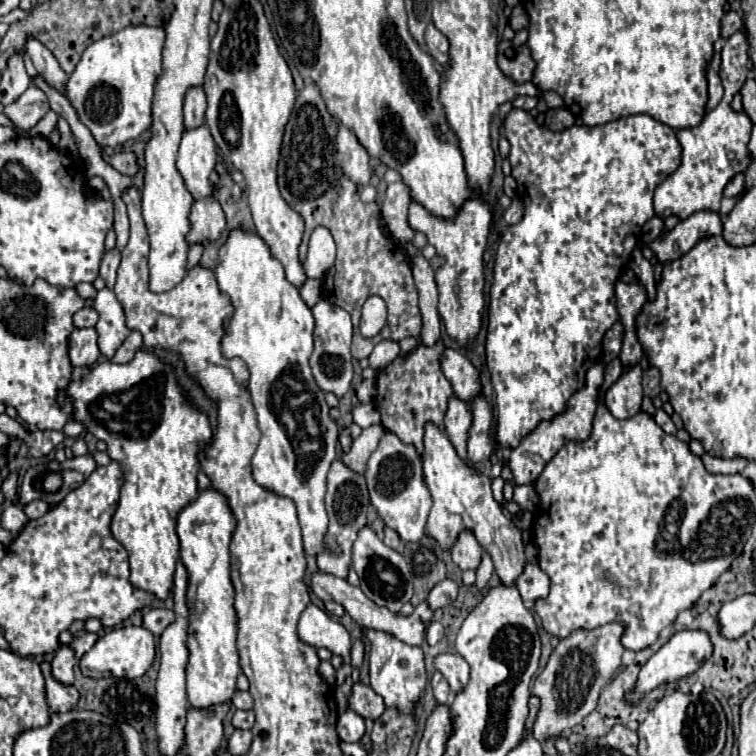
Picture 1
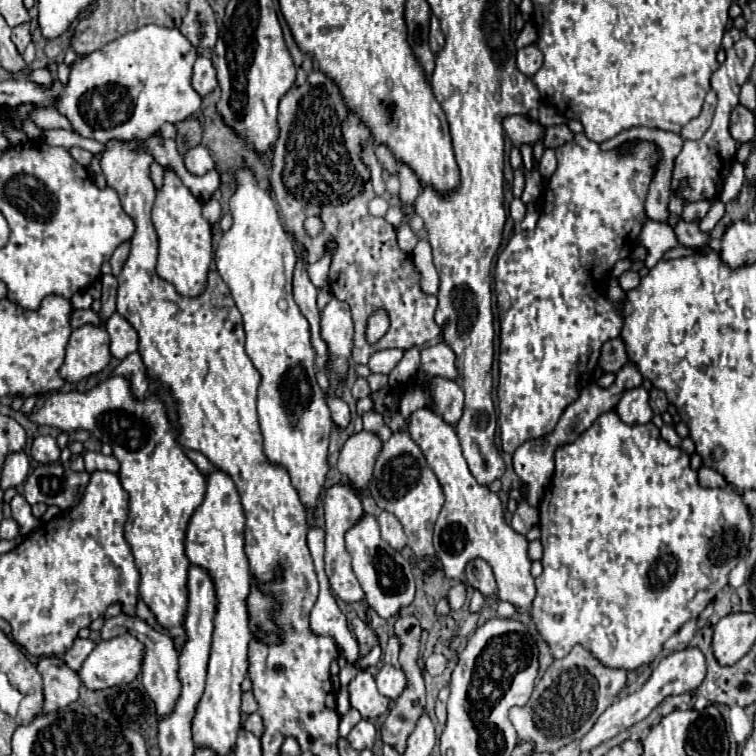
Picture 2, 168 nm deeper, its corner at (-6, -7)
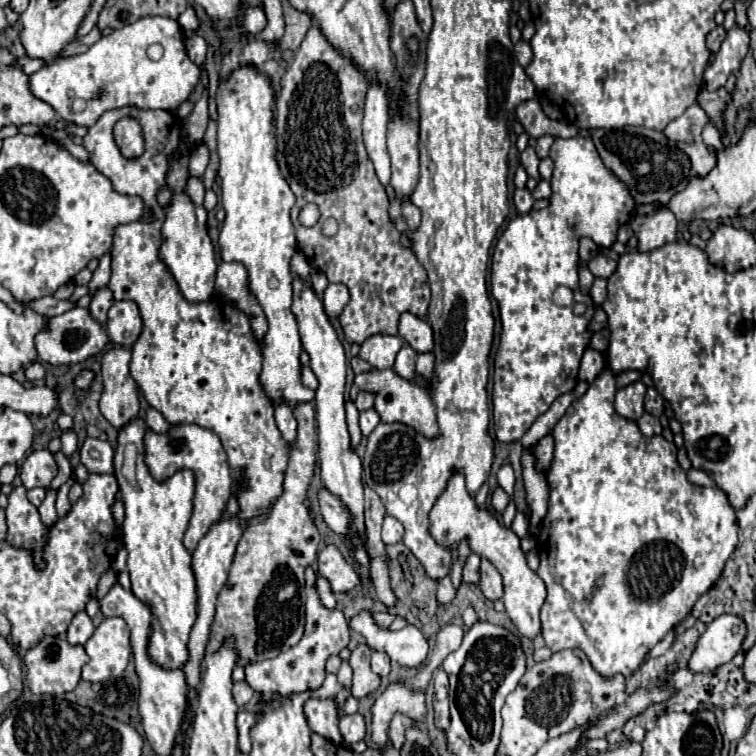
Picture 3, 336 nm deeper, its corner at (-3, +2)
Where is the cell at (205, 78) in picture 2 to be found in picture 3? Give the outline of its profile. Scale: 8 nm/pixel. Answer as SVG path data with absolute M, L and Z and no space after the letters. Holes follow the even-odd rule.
M184 31L184 43L186 43L186 51L188 57L196 63L196 65L204 65L204 57L206 57L206 41L196 35L194 31Z

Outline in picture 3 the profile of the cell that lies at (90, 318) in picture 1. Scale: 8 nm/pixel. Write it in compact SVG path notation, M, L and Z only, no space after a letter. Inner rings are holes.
M40 297L40 299L34 299L28 303L30 309L34 309L36 313L40 313L42 317L54 317L54 315L60 315L68 309L74 307L74 303L70 301L60 301L56 297Z

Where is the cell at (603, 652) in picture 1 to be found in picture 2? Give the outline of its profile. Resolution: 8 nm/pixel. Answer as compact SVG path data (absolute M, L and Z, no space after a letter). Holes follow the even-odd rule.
M575 646L565 658L555 660L535 686L531 700L523 708L513 708L509 720L517 730L519 740L533 740L537 752L555 754L569 742L583 738L605 708L617 698L625 686L627 672L621 668L603 666L589 650Z

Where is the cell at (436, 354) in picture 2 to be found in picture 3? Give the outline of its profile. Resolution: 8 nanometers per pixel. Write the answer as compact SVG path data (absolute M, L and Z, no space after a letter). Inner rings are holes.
M402 313L402 315L400 315L398 335L400 335L404 341L408 341L408 345L410 345L414 351L418 351L418 353L428 353L428 351L432 351L432 347L434 347L432 327L430 327L424 319L420 319L420 317L412 315L412 313Z

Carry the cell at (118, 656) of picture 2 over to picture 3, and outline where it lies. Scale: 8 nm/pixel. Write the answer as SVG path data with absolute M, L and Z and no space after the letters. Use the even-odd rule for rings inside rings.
M122 617L104 619L84 645L88 663L82 667L84 681L120 677L130 657L130 629Z

